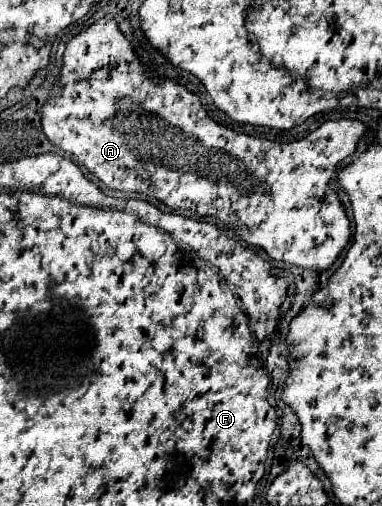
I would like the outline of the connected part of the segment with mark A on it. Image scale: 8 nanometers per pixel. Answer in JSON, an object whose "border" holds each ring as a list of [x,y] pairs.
{"border":[[[104,17],[104,19],[96,21],[94,25],[84,29],[80,35],[76,35],[72,41],[68,41],[66,51],[64,51],[64,67],[62,67],[60,81],[52,89],[52,97],[42,107],[42,129],[54,145],[62,145],[64,153],[72,155],[80,165],[84,165],[92,175],[96,175],[96,179],[100,179],[106,187],[116,189],[116,191],[124,191],[124,193],[142,193],[142,195],[158,199],[160,203],[166,203],[172,209],[190,209],[190,211],[194,211],[202,217],[218,219],[218,221],[226,223],[228,227],[232,227],[240,235],[240,239],[248,241],[250,245],[256,245],[256,247],[264,249],[270,259],[286,261],[286,263],[292,263],[296,267],[304,267],[304,269],[326,271],[336,261],[336,257],[342,253],[342,249],[348,245],[348,239],[350,239],[350,233],[352,233],[350,231],[350,221],[344,213],[344,207],[342,207],[338,195],[334,193],[332,181],[334,181],[338,163],[354,153],[358,139],[364,135],[364,131],[366,131],[364,123],[360,123],[356,119],[326,121],[316,131],[312,131],[308,137],[304,137],[300,141],[292,141],[292,143],[274,143],[274,141],[266,141],[266,139],[250,137],[246,133],[232,131],[232,129],[212,121],[208,117],[208,113],[204,111],[204,107],[200,105],[198,97],[194,93],[190,93],[188,89],[184,89],[182,85],[178,85],[170,79],[152,79],[152,77],[148,77],[146,67],[138,61],[132,45],[120,33],[118,23],[112,17]]]}

